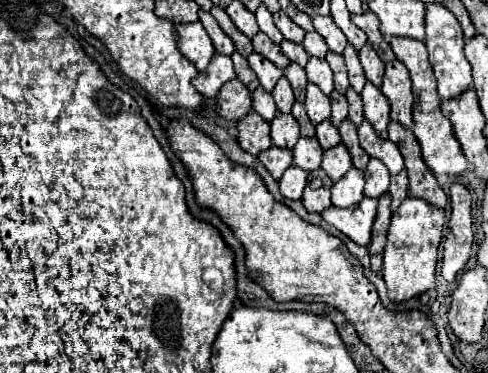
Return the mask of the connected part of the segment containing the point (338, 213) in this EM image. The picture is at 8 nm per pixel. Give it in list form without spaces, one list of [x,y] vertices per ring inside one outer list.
[[[365,197],[359,205],[355,207],[329,207],[321,213],[321,217],[337,227],[341,233],[345,233],[349,239],[353,239],[359,245],[367,245],[371,239],[371,225],[375,221],[377,213],[377,199]]]

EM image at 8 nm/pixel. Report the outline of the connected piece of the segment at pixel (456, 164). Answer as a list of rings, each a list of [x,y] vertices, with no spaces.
[[[391,37],[389,41],[395,57],[409,69],[411,73],[411,81],[413,81],[413,95],[415,95],[415,103],[413,103],[413,131],[415,131],[415,137],[419,139],[421,143],[421,157],[423,161],[427,163],[427,167],[439,175],[439,173],[445,173],[445,175],[461,175],[461,171],[465,171],[469,167],[469,161],[465,159],[455,135],[453,135],[453,129],[451,129],[451,123],[449,119],[443,117],[441,113],[441,99],[437,95],[437,83],[435,83],[435,77],[433,77],[433,71],[431,71],[431,65],[427,61],[427,49],[425,49],[425,43],[423,41],[415,41],[415,39],[405,39],[405,37]]]

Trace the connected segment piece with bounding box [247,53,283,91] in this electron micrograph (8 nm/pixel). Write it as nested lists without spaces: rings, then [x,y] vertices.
[[[251,53],[249,57],[247,57],[247,61],[249,61],[249,65],[251,65],[251,69],[257,73],[257,77],[259,77],[259,83],[267,89],[267,91],[273,91],[273,87],[275,87],[275,83],[281,79],[281,69],[277,67],[277,65],[273,65],[269,59],[265,59],[263,55],[259,55],[259,53]]]

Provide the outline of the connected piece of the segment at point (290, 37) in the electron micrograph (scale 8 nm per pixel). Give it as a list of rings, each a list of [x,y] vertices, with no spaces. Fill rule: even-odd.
[[[283,11],[273,13],[273,19],[275,19],[275,25],[279,27],[279,31],[283,33],[283,37],[285,37],[287,41],[293,41],[293,43],[301,43],[301,41],[303,41],[305,31],[303,31],[301,27],[297,27]]]

